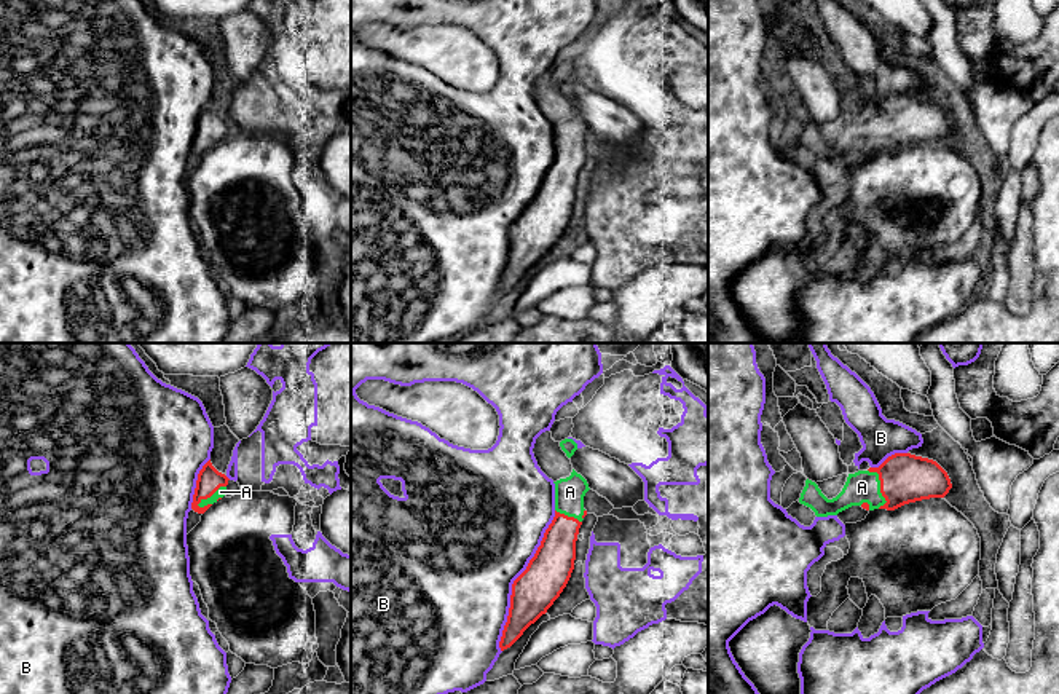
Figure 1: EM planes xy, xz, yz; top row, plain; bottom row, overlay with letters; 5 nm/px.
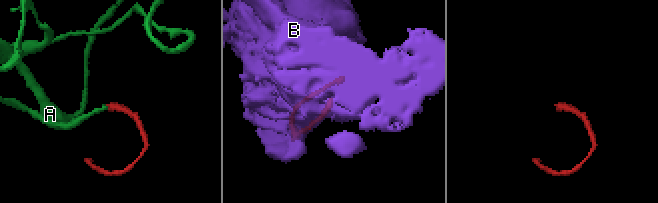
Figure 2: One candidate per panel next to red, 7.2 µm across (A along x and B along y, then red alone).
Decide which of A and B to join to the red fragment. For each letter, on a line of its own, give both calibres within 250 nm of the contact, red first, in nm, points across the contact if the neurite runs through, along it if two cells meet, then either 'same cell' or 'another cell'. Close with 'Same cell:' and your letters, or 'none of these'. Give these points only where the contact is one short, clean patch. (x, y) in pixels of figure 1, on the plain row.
A: 240/160 nm | across yz (905, 120), (889, 130), (881, 130), (862, 130) | same cell
B: 220/500 nm | another cell
Same cell: A

